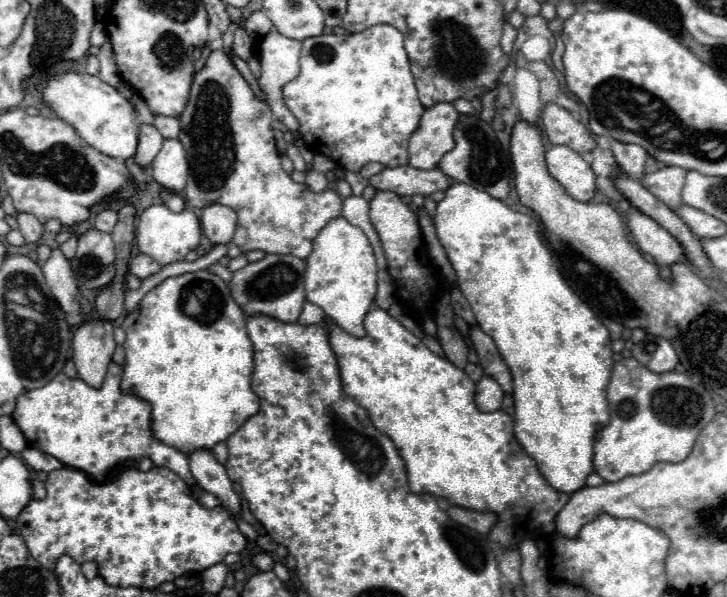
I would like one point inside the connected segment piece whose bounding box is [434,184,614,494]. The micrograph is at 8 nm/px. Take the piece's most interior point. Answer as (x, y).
(559, 353)

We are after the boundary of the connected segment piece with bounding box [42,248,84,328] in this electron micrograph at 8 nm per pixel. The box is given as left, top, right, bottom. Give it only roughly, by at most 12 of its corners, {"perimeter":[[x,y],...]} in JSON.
{"perimeter":[[58,248],[42,272],[70,328],[80,326],[78,284]]}

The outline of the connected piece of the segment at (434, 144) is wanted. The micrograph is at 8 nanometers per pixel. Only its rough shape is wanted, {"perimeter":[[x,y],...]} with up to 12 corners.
{"perimeter":[[438,102],[410,136],[410,166],[436,168],[454,148],[458,112]]}

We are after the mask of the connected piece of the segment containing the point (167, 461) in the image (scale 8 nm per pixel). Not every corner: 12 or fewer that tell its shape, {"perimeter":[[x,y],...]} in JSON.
{"perimeter":[[60,372],[16,400],[30,448],[104,480],[148,456],[196,486],[152,434],[152,406]]}

